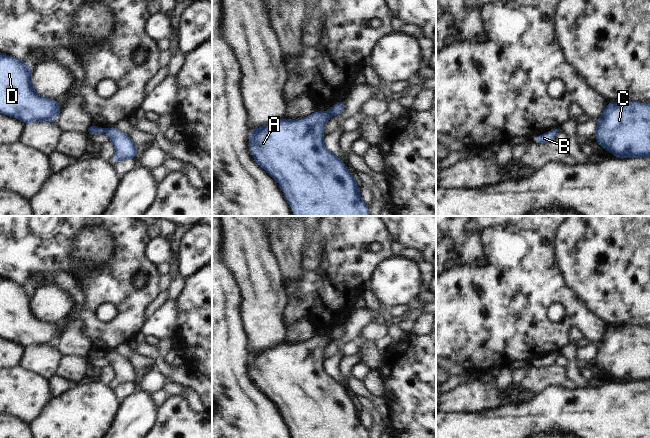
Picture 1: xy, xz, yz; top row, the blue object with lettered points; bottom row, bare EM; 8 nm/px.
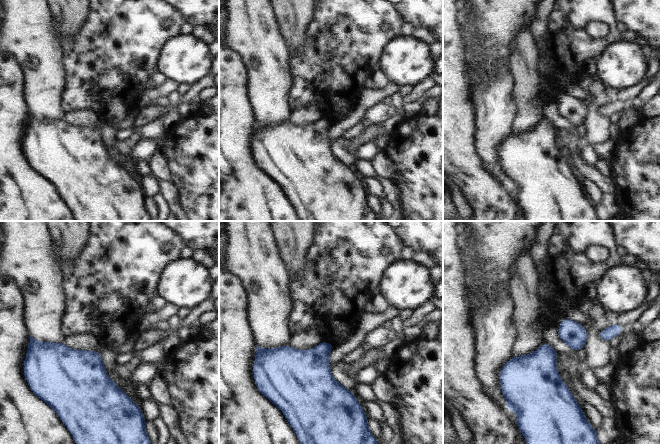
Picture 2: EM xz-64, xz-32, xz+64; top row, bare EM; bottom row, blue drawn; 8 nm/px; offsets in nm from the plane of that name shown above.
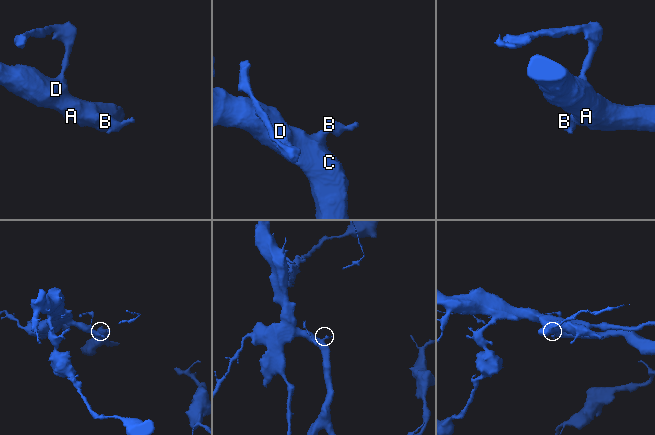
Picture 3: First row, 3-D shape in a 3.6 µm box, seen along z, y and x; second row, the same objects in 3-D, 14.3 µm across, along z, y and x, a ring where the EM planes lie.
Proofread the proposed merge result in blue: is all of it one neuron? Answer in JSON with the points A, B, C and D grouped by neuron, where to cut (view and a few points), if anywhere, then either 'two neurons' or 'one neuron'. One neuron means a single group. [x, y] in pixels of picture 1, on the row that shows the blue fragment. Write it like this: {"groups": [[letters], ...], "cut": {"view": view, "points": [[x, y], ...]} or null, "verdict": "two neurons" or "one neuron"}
{"groups": [["A", "C", "D"], ["B"]], "cut": {"view": "xz", "points": [[329, 111], [332, 115]]}, "verdict": "two neurons"}

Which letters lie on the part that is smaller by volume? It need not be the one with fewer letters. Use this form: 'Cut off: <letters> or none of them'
Cut off: B

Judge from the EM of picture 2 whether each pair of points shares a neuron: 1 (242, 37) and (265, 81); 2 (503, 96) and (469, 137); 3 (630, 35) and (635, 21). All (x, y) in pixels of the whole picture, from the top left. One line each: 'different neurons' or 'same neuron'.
1: same neuron
2: different neurons
3: different neurons

